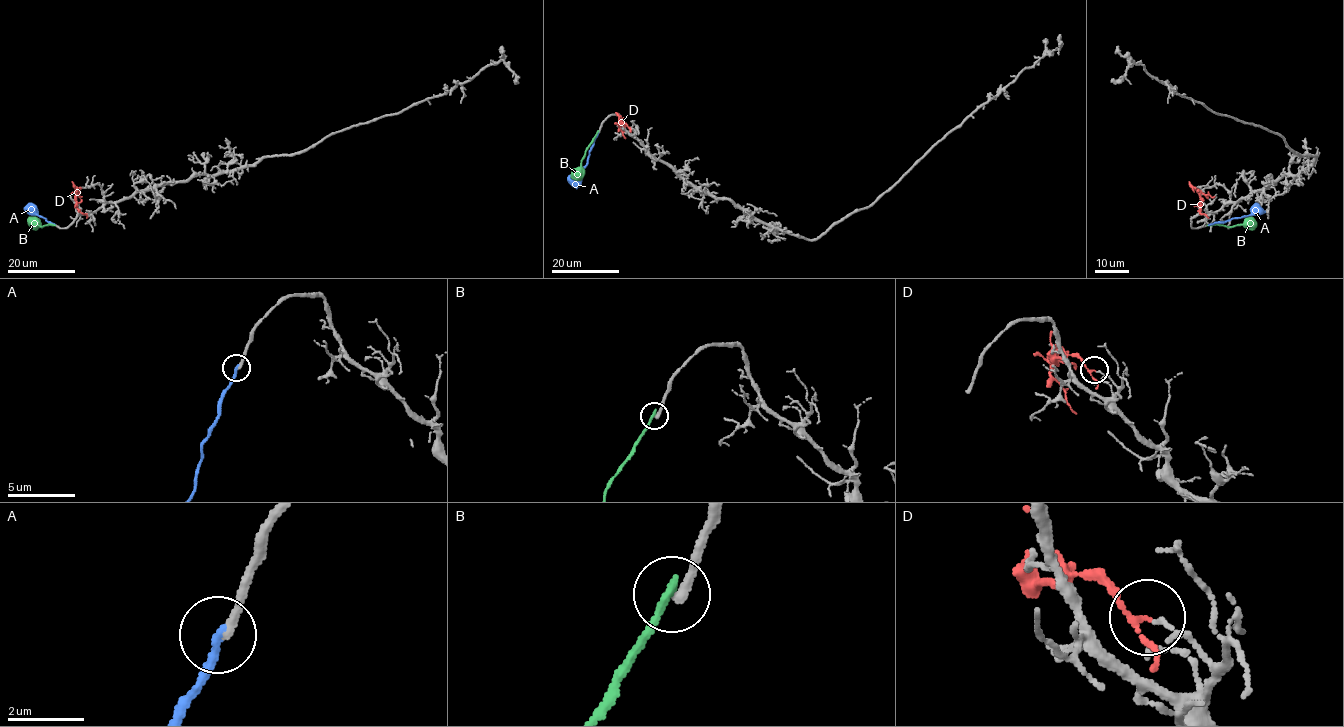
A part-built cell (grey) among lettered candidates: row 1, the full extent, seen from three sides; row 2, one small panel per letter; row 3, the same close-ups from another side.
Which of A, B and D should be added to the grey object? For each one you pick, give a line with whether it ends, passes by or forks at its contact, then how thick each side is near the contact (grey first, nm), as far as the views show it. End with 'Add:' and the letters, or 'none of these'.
A: It ends there. Thickness 200 nm (grey) against 240 nm
Add: A

